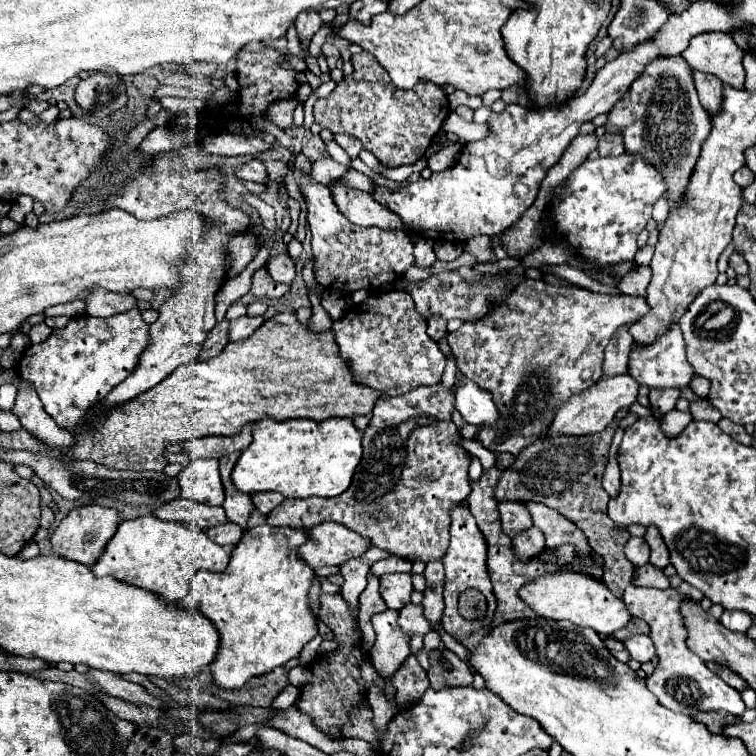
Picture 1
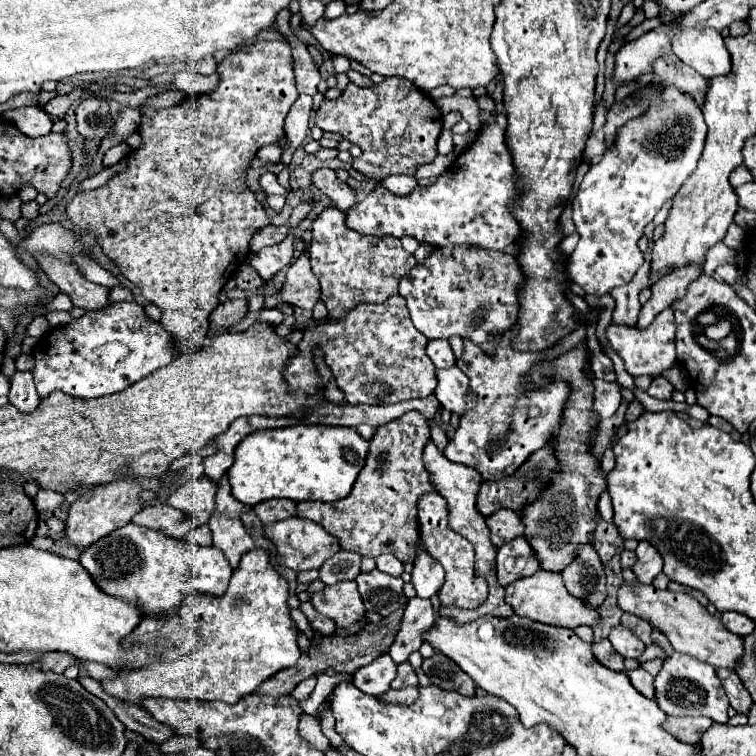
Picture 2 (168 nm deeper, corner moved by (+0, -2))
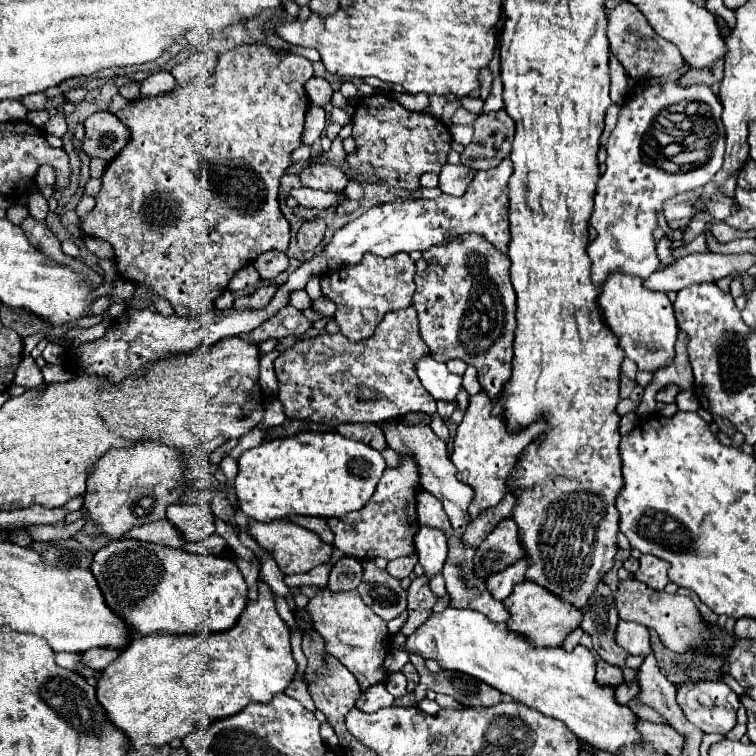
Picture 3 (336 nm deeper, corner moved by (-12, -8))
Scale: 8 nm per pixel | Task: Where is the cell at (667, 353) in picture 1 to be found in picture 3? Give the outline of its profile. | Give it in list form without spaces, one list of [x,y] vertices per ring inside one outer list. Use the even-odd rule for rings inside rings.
[[[614,271],[602,285],[598,305],[604,311],[608,327],[618,335],[620,347],[624,349],[626,357],[630,357],[638,365],[638,369],[656,371],[656,367],[672,361],[674,343],[680,329],[666,293],[646,289],[642,277]]]

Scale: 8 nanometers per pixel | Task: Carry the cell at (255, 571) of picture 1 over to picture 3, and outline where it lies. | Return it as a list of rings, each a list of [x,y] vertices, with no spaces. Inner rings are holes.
[[[260,583],[256,603],[248,603],[246,609],[242,611],[238,623],[230,631],[226,631],[226,633],[208,633],[208,635],[164,635],[164,633],[160,633],[160,635],[148,635],[148,637],[142,637],[142,635],[132,637],[132,641],[124,649],[124,653],[102,671],[102,677],[98,679],[98,685],[96,685],[96,699],[104,707],[108,721],[114,727],[118,727],[124,735],[128,735],[128,743],[130,743],[132,749],[140,749],[144,745],[150,745],[150,747],[158,749],[158,747],[168,745],[176,737],[184,739],[188,733],[194,731],[196,725],[206,725],[206,723],[214,723],[216,719],[224,719],[224,717],[236,715],[248,703],[268,703],[276,693],[282,693],[290,685],[290,681],[294,679],[294,675],[296,675],[296,661],[294,661],[292,651],[290,651],[290,631],[288,631],[288,625],[276,613],[274,597],[272,597],[270,587],[266,583]]]

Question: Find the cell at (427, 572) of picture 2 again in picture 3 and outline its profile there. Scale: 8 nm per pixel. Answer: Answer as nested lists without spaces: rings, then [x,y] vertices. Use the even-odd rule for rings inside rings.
[[[422,525],[414,537],[414,547],[418,553],[418,561],[424,567],[428,577],[442,571],[446,553],[448,553],[448,545],[446,545],[446,537],[440,529]]]

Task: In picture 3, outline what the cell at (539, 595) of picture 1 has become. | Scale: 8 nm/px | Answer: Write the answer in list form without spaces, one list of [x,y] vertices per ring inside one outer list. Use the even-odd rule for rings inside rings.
[[[532,581],[518,583],[512,589],[512,593],[502,601],[502,605],[510,613],[506,621],[508,629],[522,635],[532,647],[560,647],[564,637],[570,631],[574,631],[582,619],[582,613],[576,611],[576,607],[568,607],[568,603],[560,603],[556,597],[552,597],[548,591],[544,591],[540,585]]]

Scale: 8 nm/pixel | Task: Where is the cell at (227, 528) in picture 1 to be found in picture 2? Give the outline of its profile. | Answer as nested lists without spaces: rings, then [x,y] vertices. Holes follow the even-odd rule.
[[[208,525],[196,527],[196,529],[188,535],[188,541],[198,543],[198,545],[212,545],[212,531],[210,531],[210,527],[208,527]]]

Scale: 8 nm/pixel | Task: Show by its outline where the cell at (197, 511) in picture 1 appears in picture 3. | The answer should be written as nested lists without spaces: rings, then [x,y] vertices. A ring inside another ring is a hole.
[[[166,519],[132,527],[132,531],[128,531],[126,535],[122,535],[122,539],[124,537],[126,539],[148,541],[148,543],[160,543],[160,545],[174,547],[174,549],[180,549],[184,545],[184,539],[180,539],[180,535],[176,535],[176,529],[170,527],[170,523]]]

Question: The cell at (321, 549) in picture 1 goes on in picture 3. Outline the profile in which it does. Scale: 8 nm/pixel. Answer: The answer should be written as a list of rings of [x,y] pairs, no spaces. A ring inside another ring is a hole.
[[[278,519],[278,521],[272,521],[272,523],[250,521],[248,523],[248,533],[260,547],[264,547],[274,557],[274,561],[278,563],[278,567],[284,575],[308,573],[310,569],[314,569],[322,563],[328,563],[328,559],[332,555],[332,545],[322,543],[316,533],[292,523],[290,519]]]

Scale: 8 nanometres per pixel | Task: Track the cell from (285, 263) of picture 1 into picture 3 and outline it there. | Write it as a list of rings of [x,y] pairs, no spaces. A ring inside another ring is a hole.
[[[266,251],[252,265],[260,273],[262,279],[274,279],[278,273],[282,273],[288,267],[288,257],[286,257],[286,253]]]

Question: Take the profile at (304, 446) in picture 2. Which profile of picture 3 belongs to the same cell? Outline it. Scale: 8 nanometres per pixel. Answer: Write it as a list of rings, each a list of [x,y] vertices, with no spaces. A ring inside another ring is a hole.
[[[296,433],[280,439],[266,439],[256,449],[248,449],[238,459],[238,475],[236,475],[236,495],[240,509],[252,517],[254,521],[270,523],[274,519],[284,519],[290,515],[308,515],[308,517],[344,517],[350,511],[360,511],[368,499],[372,497],[382,473],[386,469],[384,457],[360,443],[352,441],[340,433]]]

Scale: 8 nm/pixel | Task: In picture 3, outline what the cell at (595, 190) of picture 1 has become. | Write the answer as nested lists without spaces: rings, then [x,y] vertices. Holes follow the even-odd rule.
[[[668,81],[668,83],[658,83],[658,85],[648,85],[648,87],[634,87],[624,103],[622,109],[618,113],[618,123],[608,139],[606,145],[606,171],[598,181],[598,189],[596,189],[596,197],[594,197],[594,213],[590,219],[590,225],[598,231],[596,239],[588,245],[588,255],[592,259],[592,281],[602,287],[604,279],[608,273],[612,271],[624,271],[630,275],[638,275],[638,277],[650,277],[660,261],[656,257],[656,241],[652,231],[656,229],[656,211],[660,211],[660,207],[664,205],[666,199],[670,199],[670,195],[676,193],[684,193],[684,191],[692,191],[694,187],[704,187],[714,175],[716,171],[722,167],[724,163],[724,147],[726,147],[726,131],[724,131],[724,123],[722,123],[722,107],[720,107],[720,99],[712,93],[712,89],[704,83],[694,83],[694,85],[682,85],[680,81]],[[694,103],[694,111],[688,111],[688,105]],[[690,117],[698,117],[698,141],[712,141],[708,143],[708,161],[700,161],[698,167],[694,165],[692,169],[682,169],[678,167],[676,171],[670,171],[664,167],[666,157],[662,155],[664,145],[668,143],[684,143],[678,141],[674,135],[670,135],[672,131],[672,121],[688,121]]]

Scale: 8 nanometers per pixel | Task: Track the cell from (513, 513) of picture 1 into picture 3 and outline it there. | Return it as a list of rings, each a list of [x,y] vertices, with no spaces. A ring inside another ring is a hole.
[[[502,519],[496,529],[476,547],[474,575],[486,581],[490,575],[504,571],[524,557],[524,549],[518,541],[518,531],[512,519]]]

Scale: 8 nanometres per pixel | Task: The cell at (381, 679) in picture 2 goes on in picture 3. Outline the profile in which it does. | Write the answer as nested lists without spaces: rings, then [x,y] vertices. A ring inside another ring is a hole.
[[[378,683],[376,687],[368,687],[368,691],[364,691],[358,697],[358,701],[356,701],[354,707],[358,707],[364,713],[372,713],[372,711],[378,711],[382,707],[388,707],[392,703],[394,703],[394,697],[386,691],[384,683]]]

